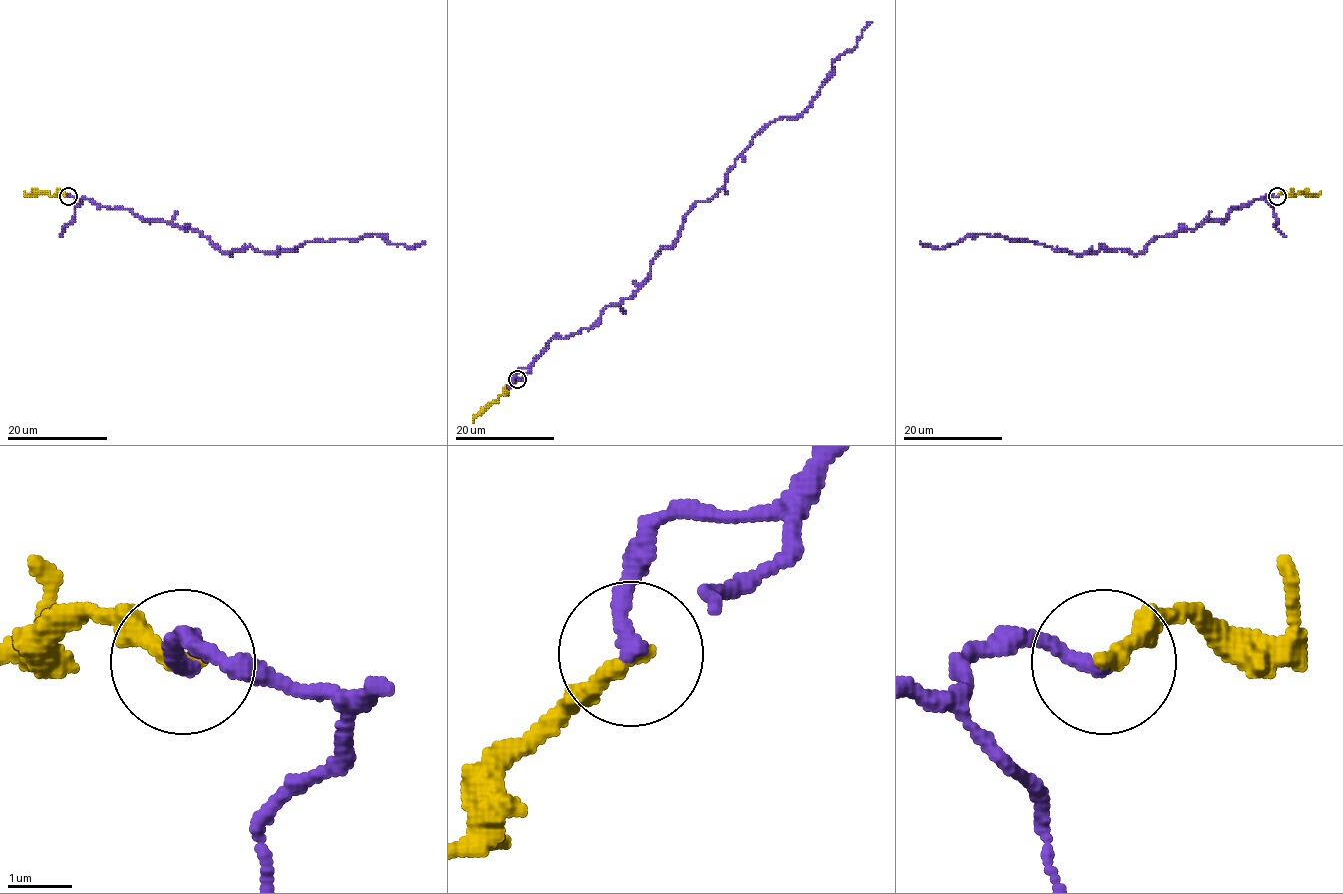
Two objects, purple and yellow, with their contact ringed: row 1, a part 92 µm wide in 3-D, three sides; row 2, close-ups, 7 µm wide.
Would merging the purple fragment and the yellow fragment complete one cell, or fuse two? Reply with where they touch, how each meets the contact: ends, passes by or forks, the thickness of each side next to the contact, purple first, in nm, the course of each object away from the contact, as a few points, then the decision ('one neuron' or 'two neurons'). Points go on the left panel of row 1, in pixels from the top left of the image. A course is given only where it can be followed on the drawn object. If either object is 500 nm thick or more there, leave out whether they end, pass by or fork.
place (68, 196); purple ends; yellow ends; calibres 260 and 280 nm; course purple (68, 196), (170, 222), (228, 254), (249, 246), (276, 254), (306, 242), (371, 234), (409, 248), (424, 242); course yellow (68, 196), (24, 192); one neuron

